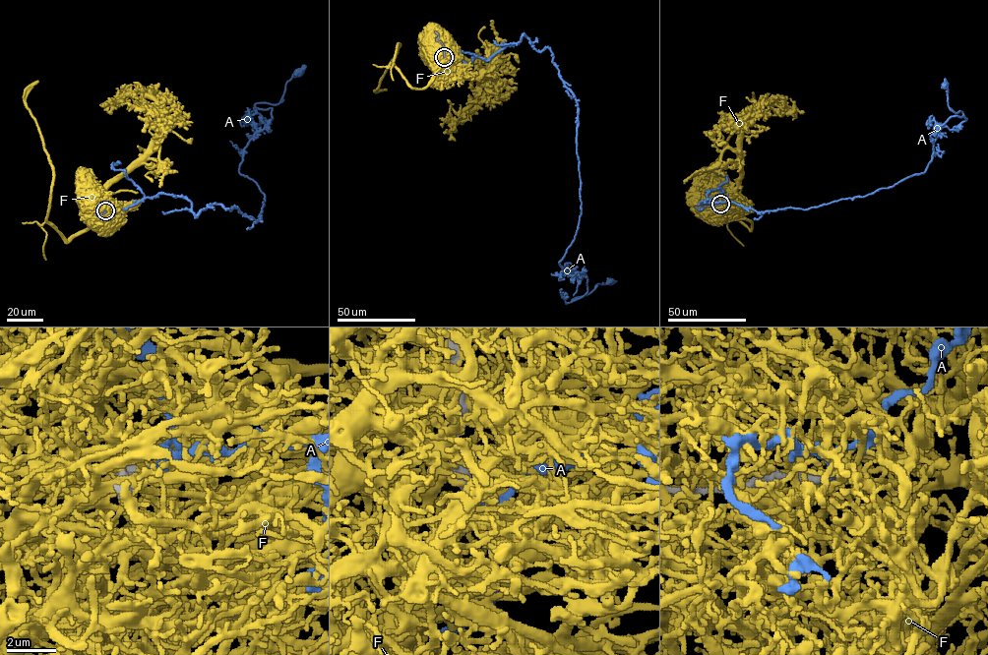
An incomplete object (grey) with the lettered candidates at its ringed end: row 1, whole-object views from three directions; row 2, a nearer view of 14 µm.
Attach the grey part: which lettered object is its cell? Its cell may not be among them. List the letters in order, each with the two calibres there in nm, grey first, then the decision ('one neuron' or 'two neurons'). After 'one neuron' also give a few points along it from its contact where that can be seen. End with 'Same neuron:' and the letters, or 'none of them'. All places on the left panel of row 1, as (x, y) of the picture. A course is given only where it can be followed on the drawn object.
A: 550/400 nm | two neurons
F: 650/190 nm | two neurons
Same neuron: none of them

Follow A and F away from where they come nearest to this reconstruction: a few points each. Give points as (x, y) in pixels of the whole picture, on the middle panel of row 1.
A: (445, 56), (524, 34), (549, 49), (578, 107), (581, 214), (559, 264), (586, 275), (573, 299), (609, 281)
F: (444, 56), (425, 87), (412, 89), (394, 63), (399, 44), (398, 53), (375, 91), (387, 89)

